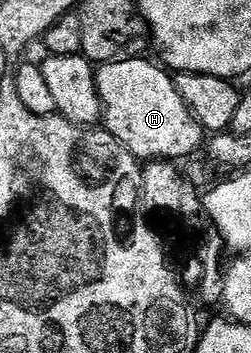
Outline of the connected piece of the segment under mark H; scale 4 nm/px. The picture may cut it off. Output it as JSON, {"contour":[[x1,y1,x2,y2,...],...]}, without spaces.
{"contour":[[133,56,121,62,105,62,96,70,96,87,102,103,102,126,128,149,137,160,181,160,188,158,206,142,206,131,192,115,186,100,178,96,175,77,163,65]]}

